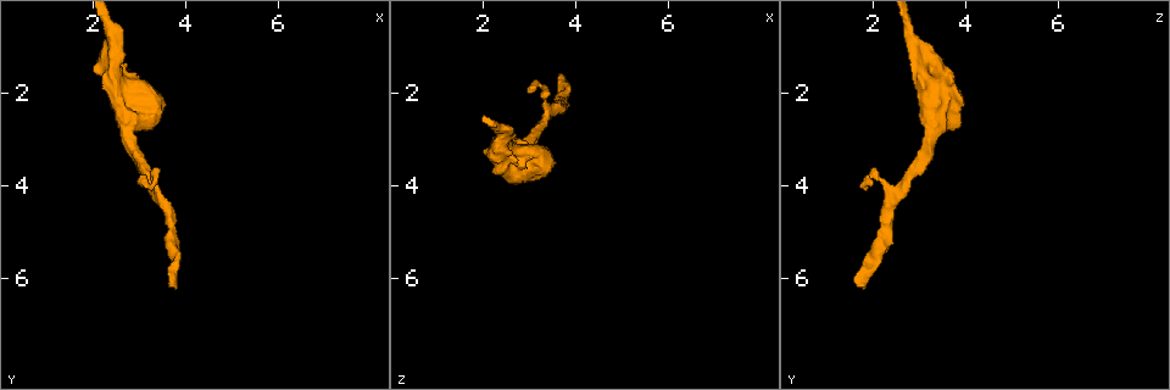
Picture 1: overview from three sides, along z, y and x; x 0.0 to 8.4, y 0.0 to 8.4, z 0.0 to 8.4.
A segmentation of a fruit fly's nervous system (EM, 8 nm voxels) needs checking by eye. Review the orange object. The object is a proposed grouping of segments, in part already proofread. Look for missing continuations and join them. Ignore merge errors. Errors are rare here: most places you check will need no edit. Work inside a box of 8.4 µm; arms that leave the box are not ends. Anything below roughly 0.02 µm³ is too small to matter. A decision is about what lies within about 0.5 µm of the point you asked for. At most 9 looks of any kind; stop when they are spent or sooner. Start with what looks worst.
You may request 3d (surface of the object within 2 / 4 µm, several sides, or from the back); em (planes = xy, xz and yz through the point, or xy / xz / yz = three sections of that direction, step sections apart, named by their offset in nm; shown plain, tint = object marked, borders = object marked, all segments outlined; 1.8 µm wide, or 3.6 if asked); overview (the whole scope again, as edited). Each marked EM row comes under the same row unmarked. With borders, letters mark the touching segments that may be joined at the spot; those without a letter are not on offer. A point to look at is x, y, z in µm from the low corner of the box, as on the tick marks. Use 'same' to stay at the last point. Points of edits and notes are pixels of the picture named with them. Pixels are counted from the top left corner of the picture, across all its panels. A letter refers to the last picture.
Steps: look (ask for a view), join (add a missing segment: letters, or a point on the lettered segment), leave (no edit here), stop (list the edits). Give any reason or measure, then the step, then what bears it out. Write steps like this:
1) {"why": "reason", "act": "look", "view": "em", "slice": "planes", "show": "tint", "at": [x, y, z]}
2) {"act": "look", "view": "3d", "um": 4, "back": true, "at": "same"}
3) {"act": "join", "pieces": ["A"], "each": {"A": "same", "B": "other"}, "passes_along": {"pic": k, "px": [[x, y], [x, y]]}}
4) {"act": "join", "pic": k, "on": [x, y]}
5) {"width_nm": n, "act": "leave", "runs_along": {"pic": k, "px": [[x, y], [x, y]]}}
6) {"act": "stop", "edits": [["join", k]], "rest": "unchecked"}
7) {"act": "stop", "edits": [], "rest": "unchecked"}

{"why": "free end", "act": "look", "view": "em", "slice": "xy", "step": 16, "show": "tint", "at": [3.85, 6.20, 1.75]}

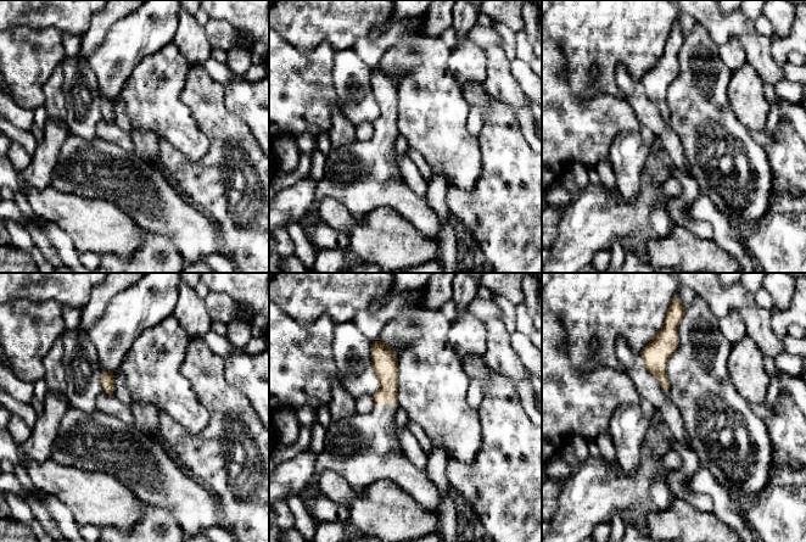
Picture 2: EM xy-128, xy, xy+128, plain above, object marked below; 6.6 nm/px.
{"why": "another direction", "act": "look", "view": "em", "slice": "planes", "show": "borders", "at": "same"}

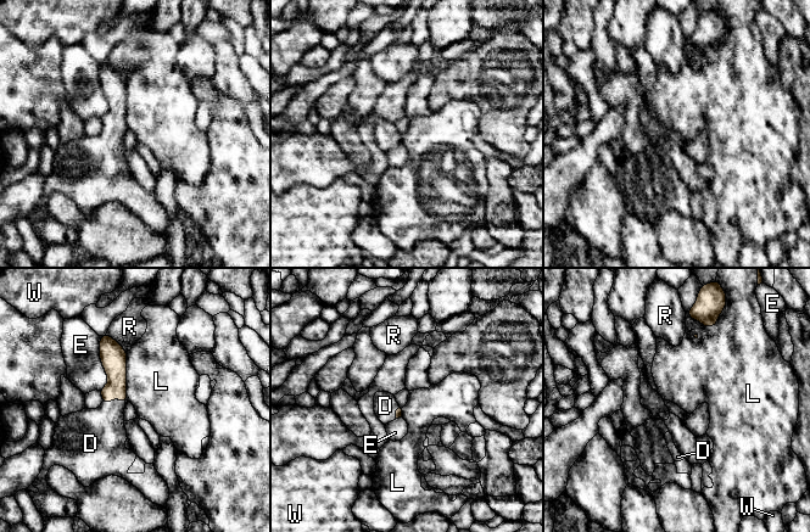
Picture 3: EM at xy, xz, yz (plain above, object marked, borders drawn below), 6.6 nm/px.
{"longest_contact_nm": ["E", 360], "act": "join", "pic": 3, "on": [100, 434], "each": {"D": "same", "E": "other", "L": "other", "R": "other", "W": "other"}, "found": "it goes on there"}

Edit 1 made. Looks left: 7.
{"act": "look", "view": "overview"}

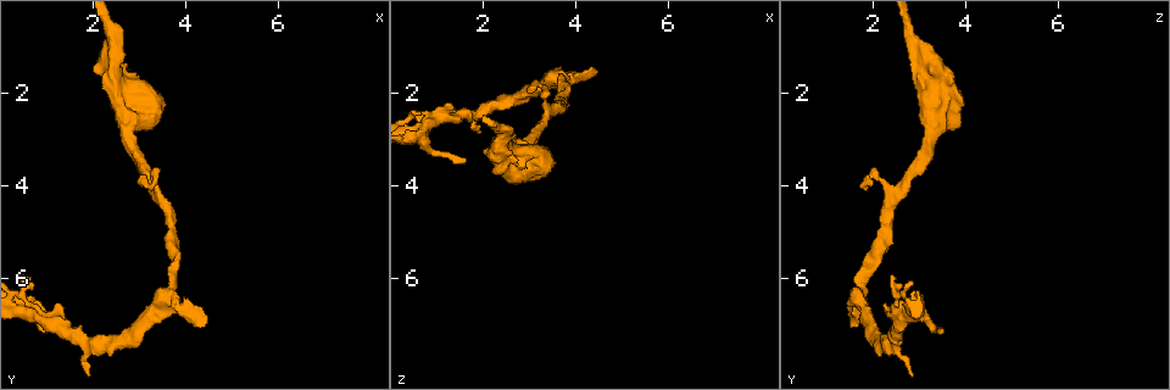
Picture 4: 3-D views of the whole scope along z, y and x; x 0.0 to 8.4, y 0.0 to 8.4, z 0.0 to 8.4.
{"why": "an open end", "act": "look", "view": "3d", "um": 4, "at": [1.20, 6.55, 2.20]}

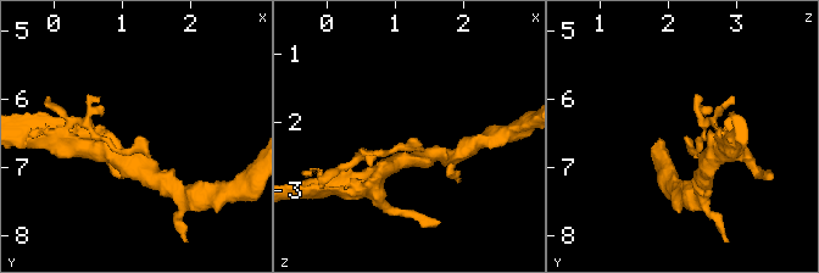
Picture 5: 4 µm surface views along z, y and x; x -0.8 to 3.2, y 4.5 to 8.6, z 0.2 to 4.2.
{"act": "look", "view": "em", "um": 3.6, "slice": "planes", "show": "borders", "at": [1.20, 6.55, 2.25]}

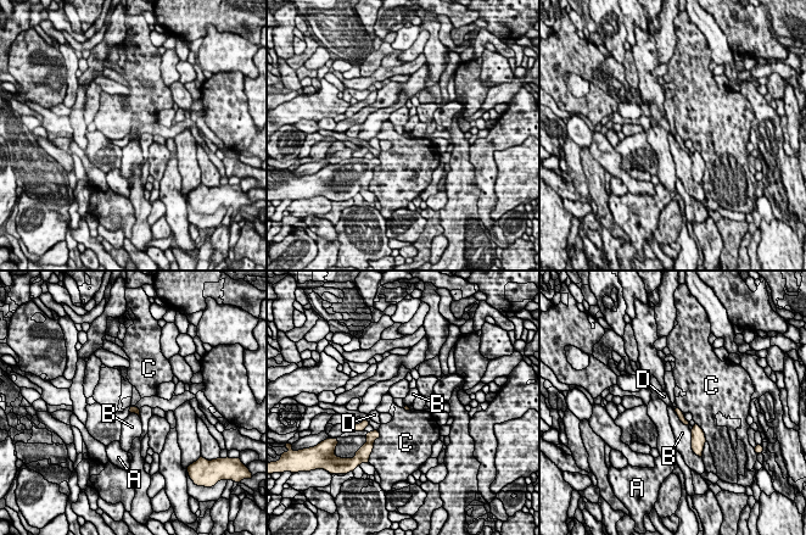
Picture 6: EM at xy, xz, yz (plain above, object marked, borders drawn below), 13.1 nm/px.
{"act": "leave", "each": {"A": "other", "B": "other", "C": "other", "D": "other"}, "border": {"pic": 6, "px": [[130, 407], [128, 413]]}, "found": "none of them fits"}

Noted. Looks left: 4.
{"why": "tapers out", "act": "look", "view": "3d", "um": 2, "at": [3.15, 3.95, 1.70]}

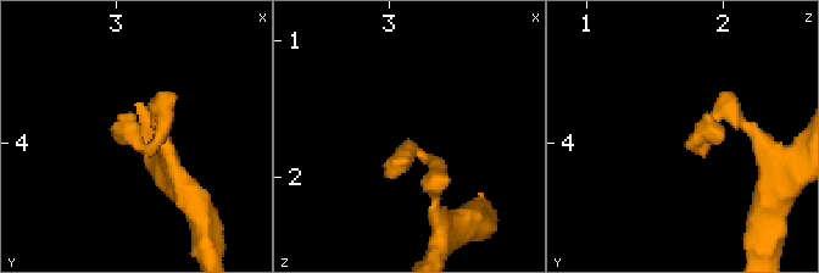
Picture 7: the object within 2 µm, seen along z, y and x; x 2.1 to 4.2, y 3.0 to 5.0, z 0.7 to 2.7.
{"why": "need the tissue", "act": "look", "view": "em", "slice": "yz", "step": 8, "show": "tint", "at": [3.14, 4.02, 1.76]}

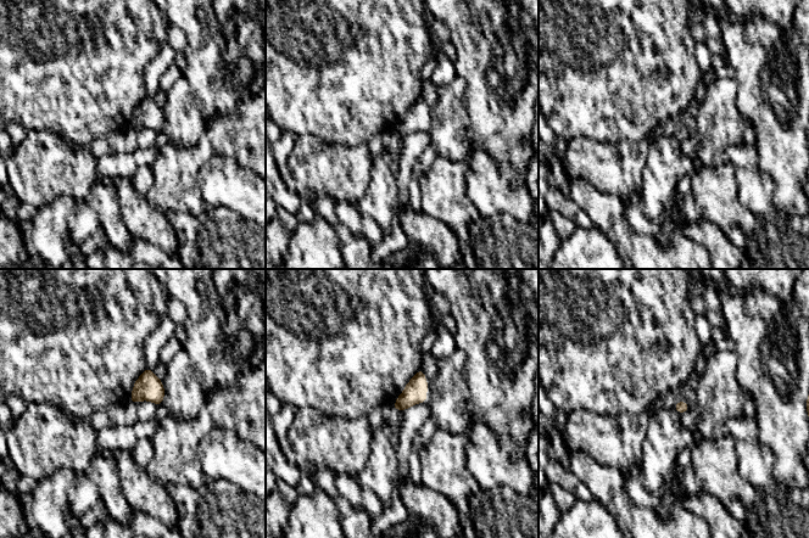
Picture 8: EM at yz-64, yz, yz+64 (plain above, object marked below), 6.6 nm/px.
{"act": "look", "view": "em", "slice": "planes", "show": "borders", "at": "same"}

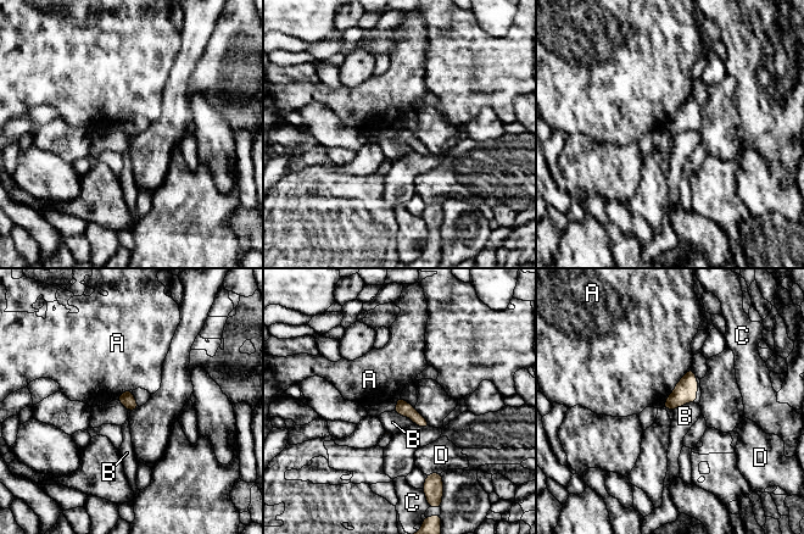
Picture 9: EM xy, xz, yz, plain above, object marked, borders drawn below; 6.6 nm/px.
{"act": "leave", "each": {"A": "other", "B": "other", "C": "other", "D": "other"}, "border": {"pic": 9, "px": [[392, 411], [407, 416], [414, 423]]}, "found": "none of them fits"}

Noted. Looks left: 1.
{"why": "thick turns thin", "act": "look", "view": "em", "um": 3.6, "slice": "planes", "show": "borders", "at": [2.85, 2.50, 3.40]}

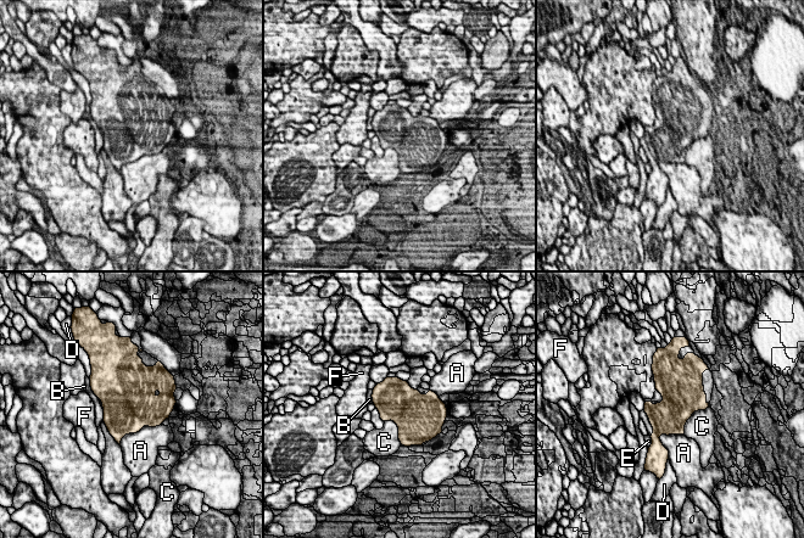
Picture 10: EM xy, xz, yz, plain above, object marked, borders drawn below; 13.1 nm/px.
{"act": "leave", "each": {"A": "other", "B": "other", "C": "other", "D": "other", "E": "other", "F": "other"}, "border": {"pic": 10, "px": [[709, 405], [692, 414], [684, 433]]}, "found": "no lettered segment goes on from it"}

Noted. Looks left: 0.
{"act": "stop", "edits": [["join", 3]], "rest": "unchecked"}

